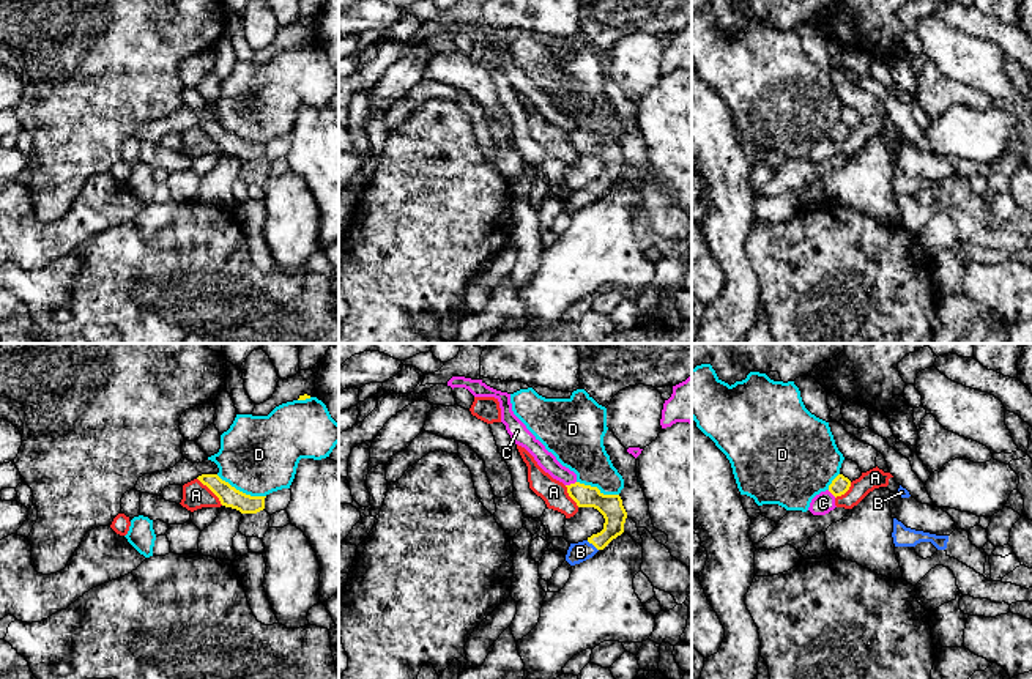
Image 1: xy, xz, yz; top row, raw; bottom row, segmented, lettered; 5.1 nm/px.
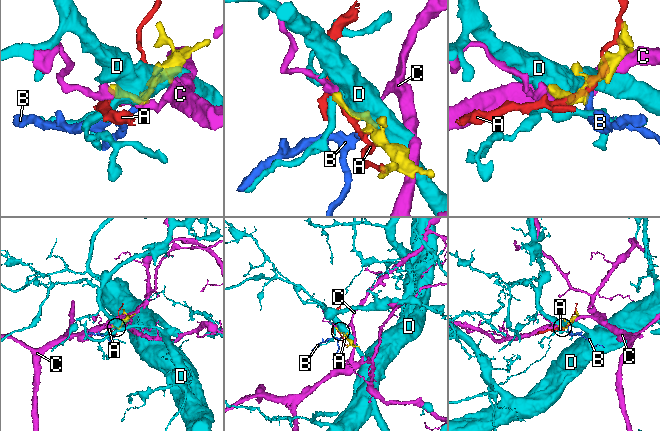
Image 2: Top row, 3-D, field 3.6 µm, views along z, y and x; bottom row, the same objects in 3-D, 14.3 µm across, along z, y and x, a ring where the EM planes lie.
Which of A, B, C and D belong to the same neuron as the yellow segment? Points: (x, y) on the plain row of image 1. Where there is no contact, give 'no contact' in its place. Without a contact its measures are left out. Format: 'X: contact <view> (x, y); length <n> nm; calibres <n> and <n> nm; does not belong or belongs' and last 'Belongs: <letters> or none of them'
A: contact xy (211, 137); length 190 nm; calibres 110 and 140 nm; does not belong
B: contact xz (593, 191); length 80 nm; calibres 120 and 100 nm; belongs
C: contact xz (571, 131); length 60 nm; calibres 120 and 90 nm; does not belong
D: contact xy (241, 139); length 280 nm; calibres 110 and 400 nm; does not belong
Belongs: B

